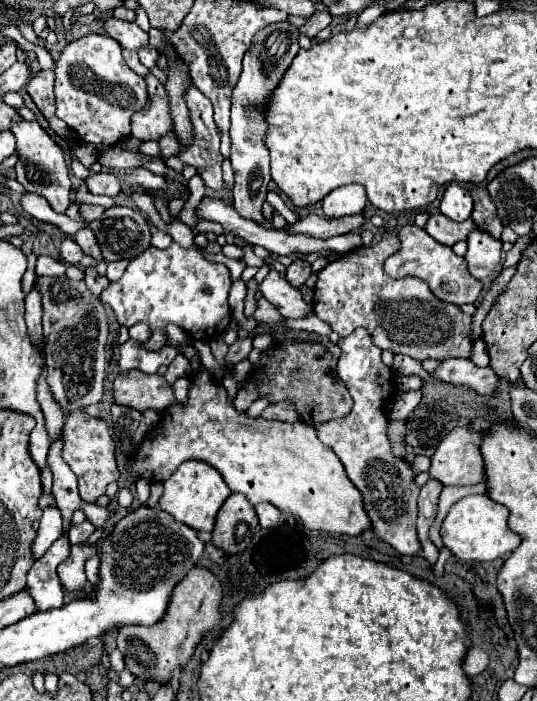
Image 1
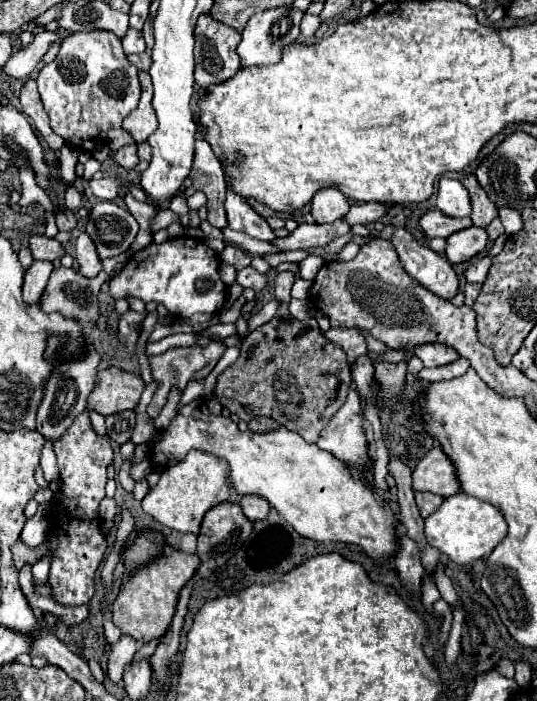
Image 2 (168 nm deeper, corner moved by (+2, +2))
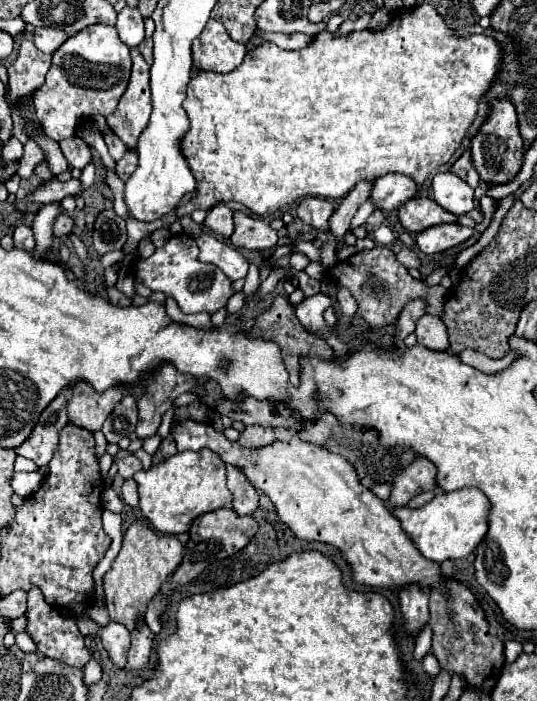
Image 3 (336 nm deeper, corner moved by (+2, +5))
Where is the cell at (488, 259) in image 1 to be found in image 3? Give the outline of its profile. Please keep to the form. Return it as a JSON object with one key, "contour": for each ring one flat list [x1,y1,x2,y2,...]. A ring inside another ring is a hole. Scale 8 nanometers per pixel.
{"contour":[[457,222,437,224,437,226,431,226,423,232,417,232,415,242,423,254,439,254,443,250,463,244,471,234,473,234,473,228,465,228]]}

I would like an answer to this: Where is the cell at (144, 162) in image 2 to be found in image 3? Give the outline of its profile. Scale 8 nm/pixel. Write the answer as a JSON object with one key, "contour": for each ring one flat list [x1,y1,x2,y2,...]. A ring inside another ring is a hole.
{"contour":[[127,150,127,154,117,162,115,166,115,174,121,178,121,180,127,180,133,170,137,168,137,152,135,150]]}

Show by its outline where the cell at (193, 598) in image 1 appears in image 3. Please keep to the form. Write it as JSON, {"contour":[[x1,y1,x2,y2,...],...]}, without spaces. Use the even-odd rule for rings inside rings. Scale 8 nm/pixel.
{"contour":[[137,516,135,522,123,534,123,546,117,558,113,560,109,572,103,576,103,592,105,606,113,622,125,624,129,630,135,628,137,620,143,616,147,602,159,592,161,582,169,576,169,572,177,570,183,558,183,546,175,536,157,534,149,528,143,516]]}

